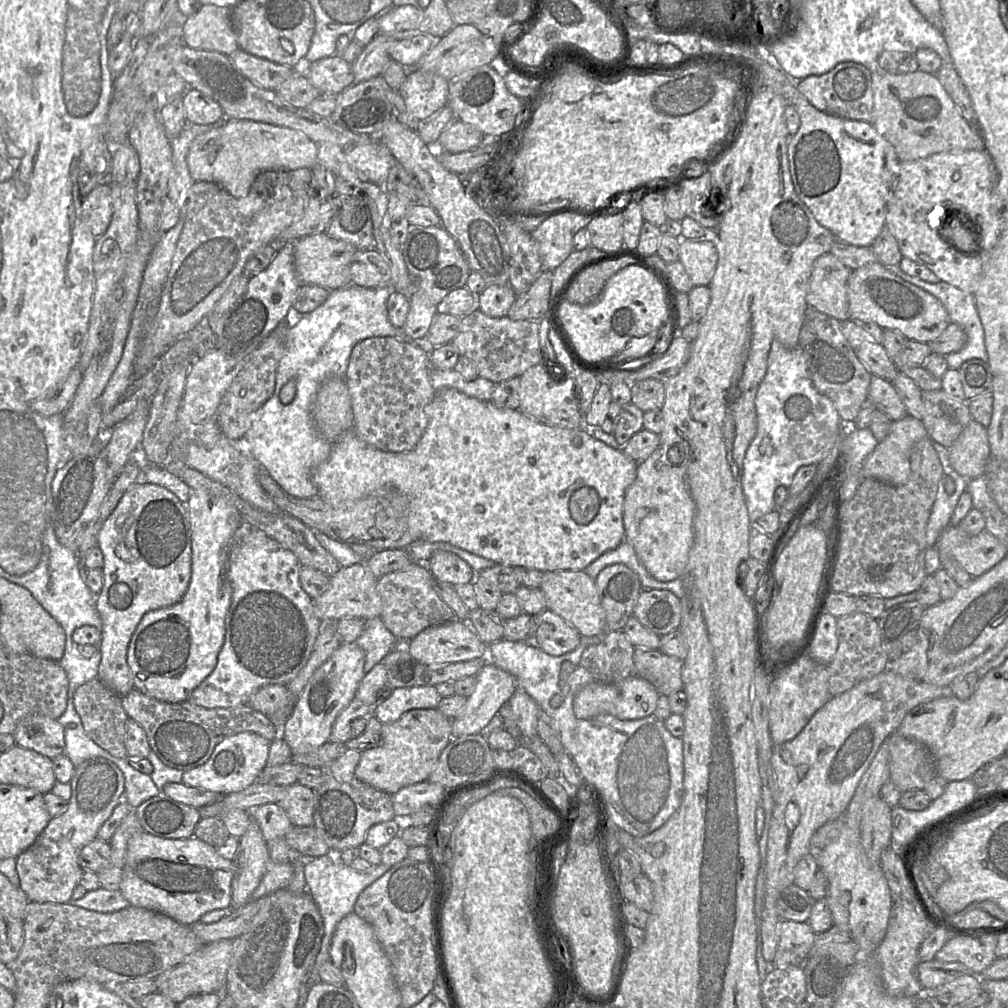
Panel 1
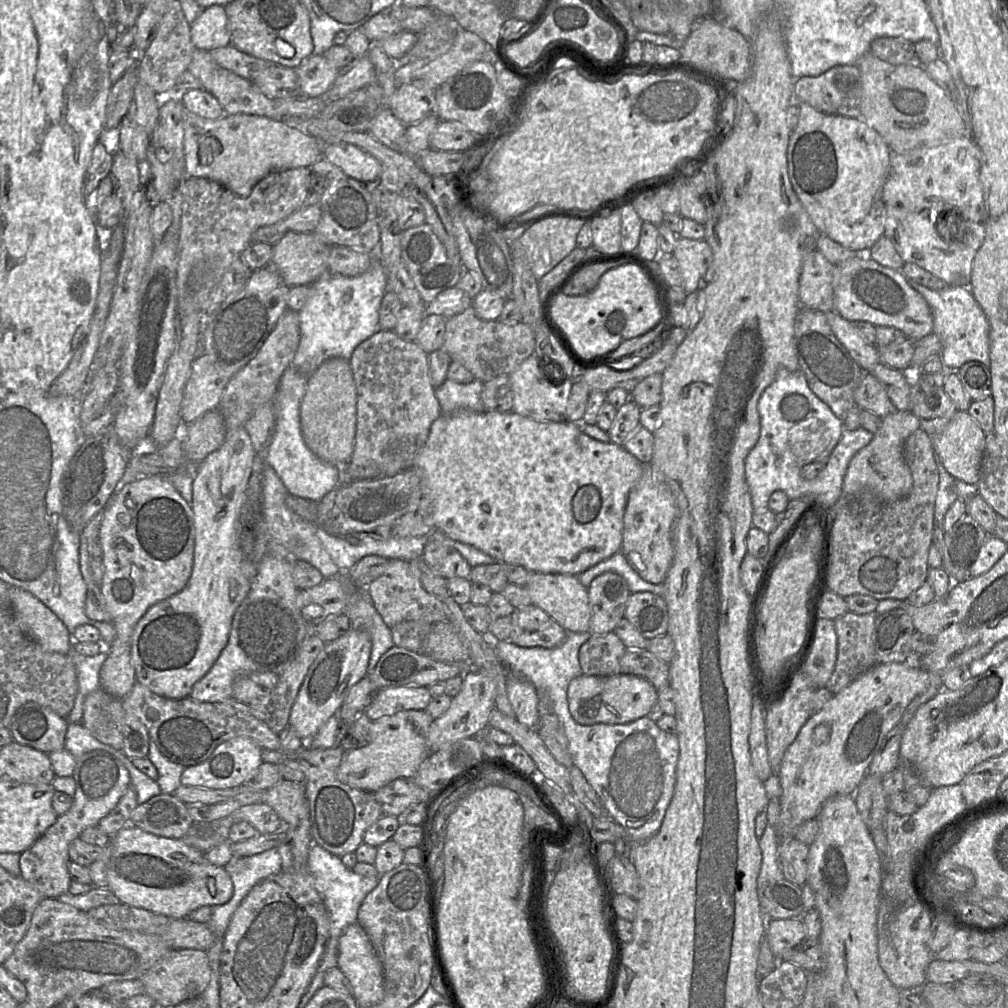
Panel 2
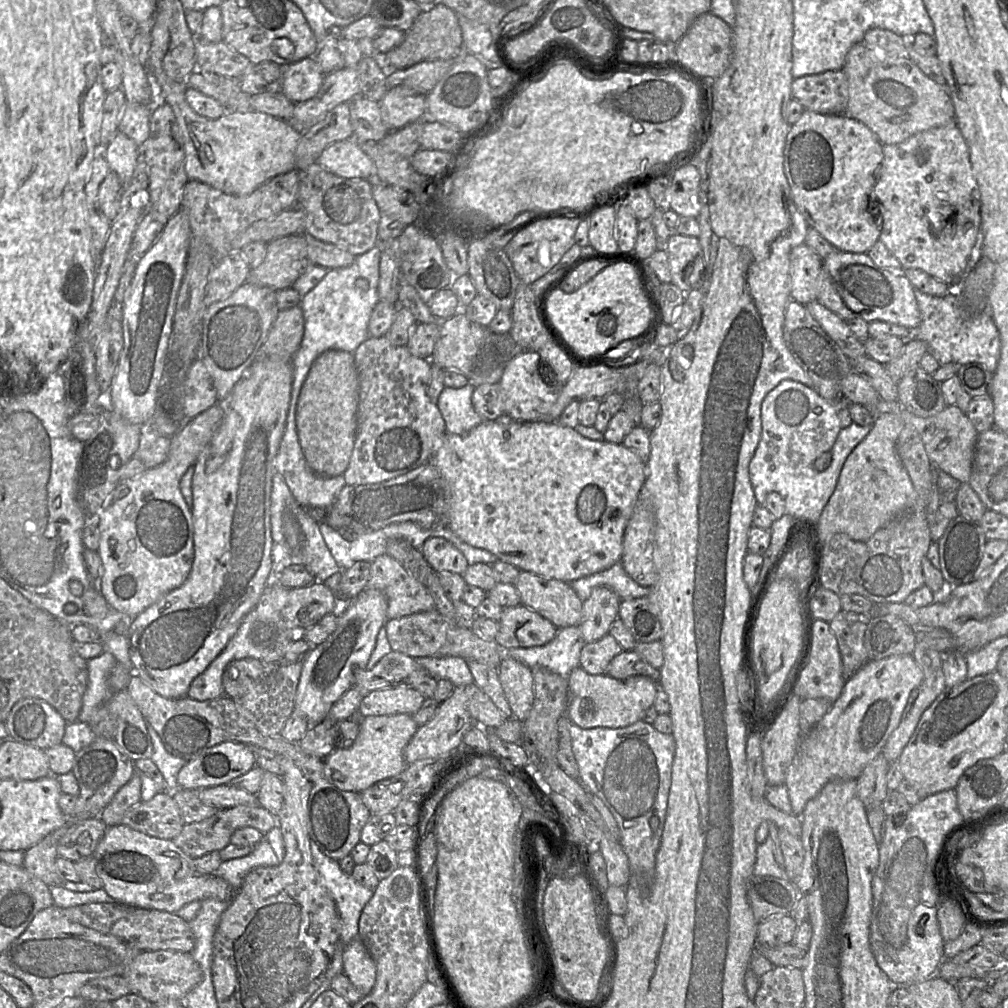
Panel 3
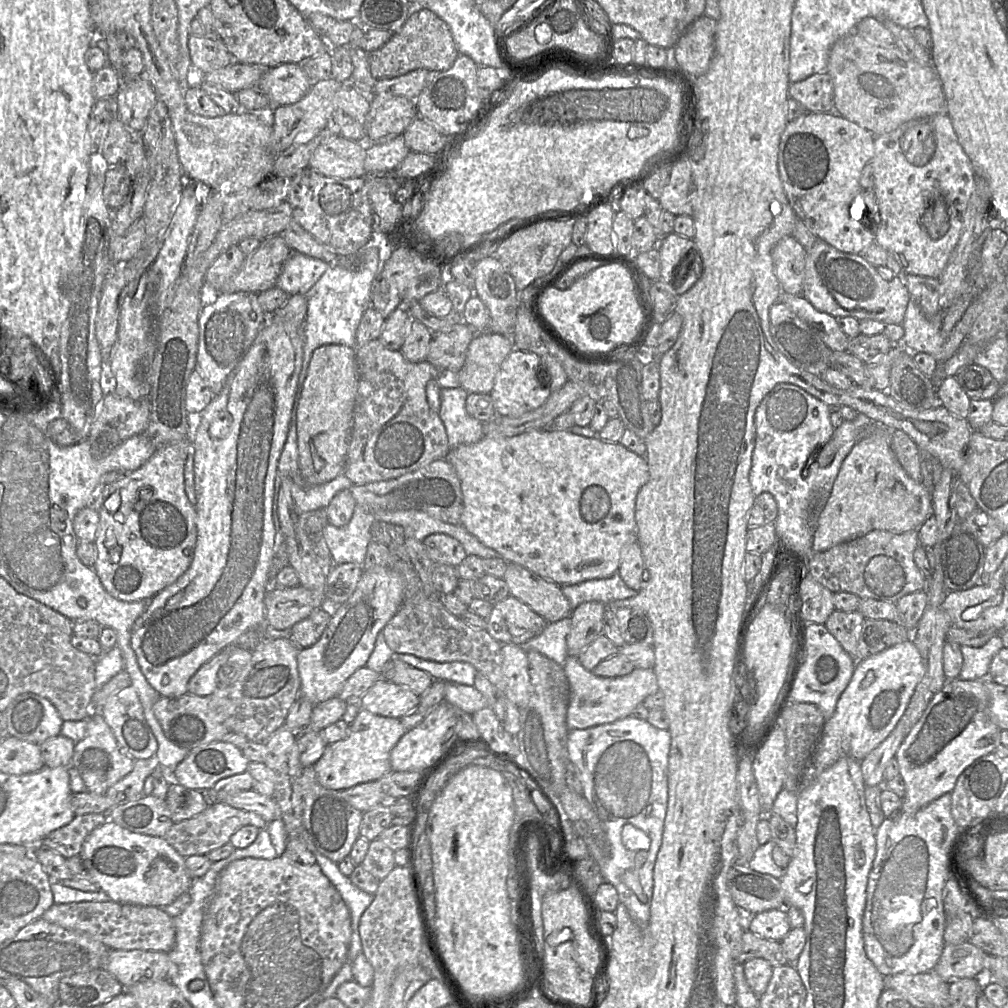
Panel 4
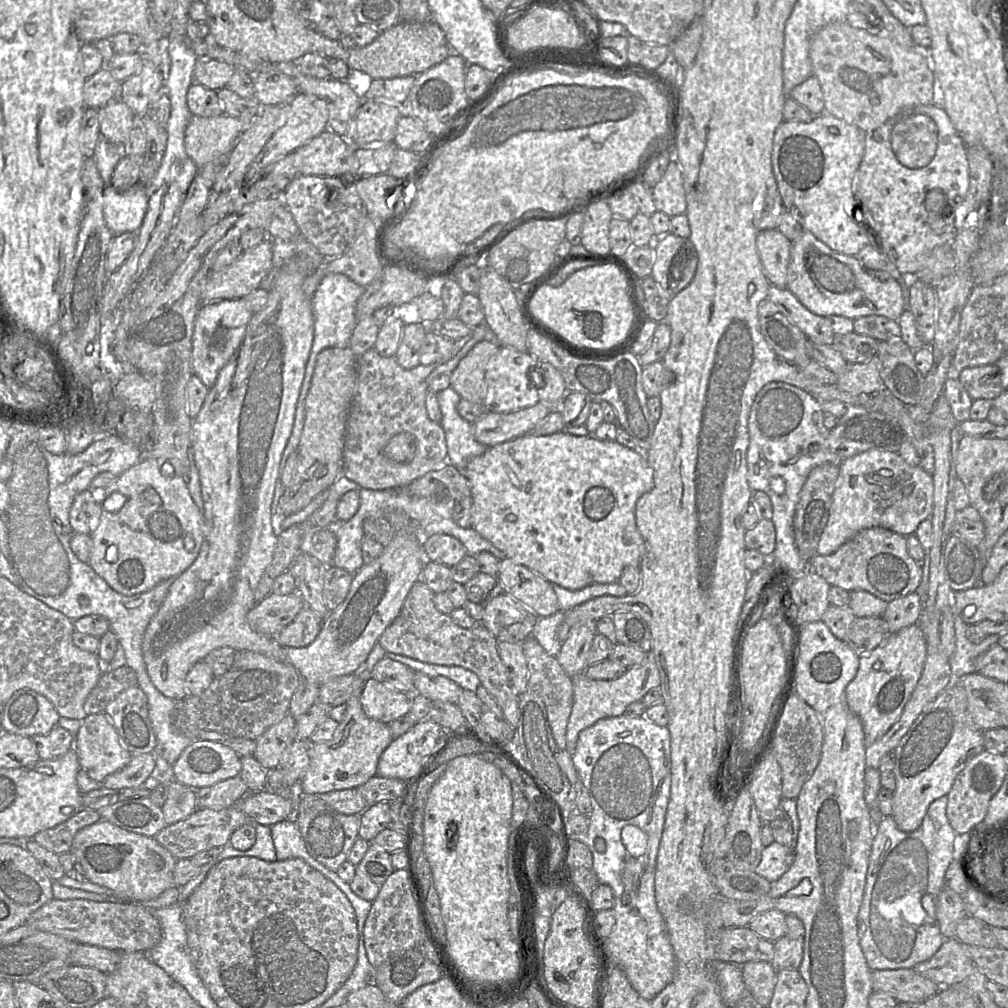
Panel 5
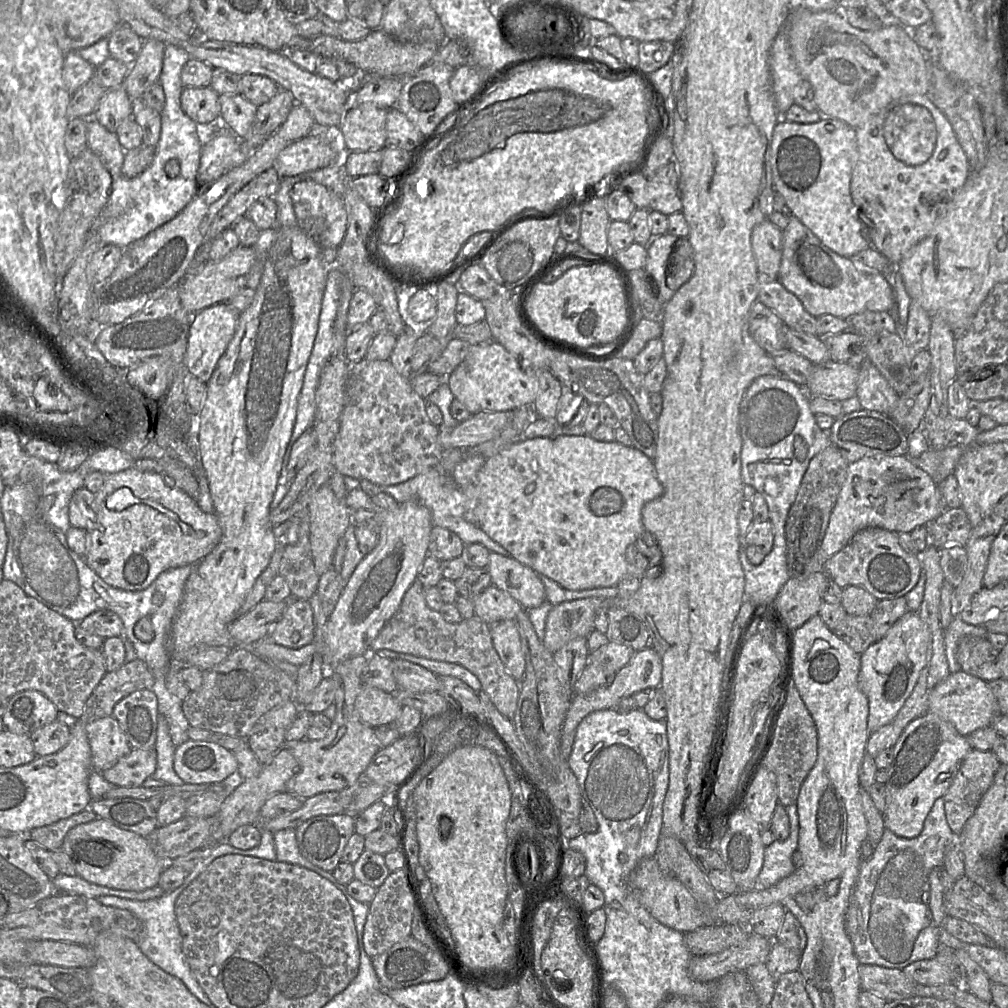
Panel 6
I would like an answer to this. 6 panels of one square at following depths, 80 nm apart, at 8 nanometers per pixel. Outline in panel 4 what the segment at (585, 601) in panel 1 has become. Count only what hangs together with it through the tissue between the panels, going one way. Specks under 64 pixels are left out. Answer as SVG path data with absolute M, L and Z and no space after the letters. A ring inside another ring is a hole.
M508 563L503 580L510 595L526 604L547 623L571 615L573 609L558 584L513 563Z

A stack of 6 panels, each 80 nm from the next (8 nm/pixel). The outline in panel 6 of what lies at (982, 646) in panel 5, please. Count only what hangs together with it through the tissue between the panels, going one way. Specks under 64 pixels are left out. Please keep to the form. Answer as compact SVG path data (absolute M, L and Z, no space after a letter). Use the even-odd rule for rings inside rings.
M959 616L954 617L947 629L944 630L945 654L950 673L961 671L956 658L958 641L963 636L987 638L988 631L983 625L971 625L964 622Z

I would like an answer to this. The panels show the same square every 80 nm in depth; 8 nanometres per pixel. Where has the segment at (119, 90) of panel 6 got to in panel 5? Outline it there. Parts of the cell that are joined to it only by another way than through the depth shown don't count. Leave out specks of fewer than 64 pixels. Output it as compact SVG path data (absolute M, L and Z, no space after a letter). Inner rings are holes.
M117 97L99 108L99 121L101 137L123 146L137 123L137 116Z

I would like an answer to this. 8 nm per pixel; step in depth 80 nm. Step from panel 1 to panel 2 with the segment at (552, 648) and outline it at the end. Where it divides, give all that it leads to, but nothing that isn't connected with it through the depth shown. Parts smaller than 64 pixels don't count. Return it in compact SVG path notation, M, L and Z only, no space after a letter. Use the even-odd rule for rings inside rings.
M537 606L516 609L509 641L521 647L554 648L563 643L568 632Z

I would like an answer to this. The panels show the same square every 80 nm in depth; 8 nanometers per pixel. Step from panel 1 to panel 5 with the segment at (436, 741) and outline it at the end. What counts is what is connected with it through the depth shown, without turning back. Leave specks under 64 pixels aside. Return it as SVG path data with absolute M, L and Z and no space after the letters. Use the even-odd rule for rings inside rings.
M358 690L358 692L355 692L347 701L346 701L346 709L344 712L344 716L341 722L339 722L333 738L330 741L326 742L320 742L320 743L314 743L312 749L311 749L311 756L310 756L310 764L302 776L300 782L299 782L299 790L307 793L307 794L323 794L328 793L330 791L337 791L337 790L346 790L351 788L358 788L360 785L363 785L366 783L369 779L377 775L377 765L380 756L384 752L384 750L391 744L391 742L394 740L390 729L387 724L382 723L380 721L374 720L369 718L362 710L360 702L359 702L359 696L361 694L361 690Z

